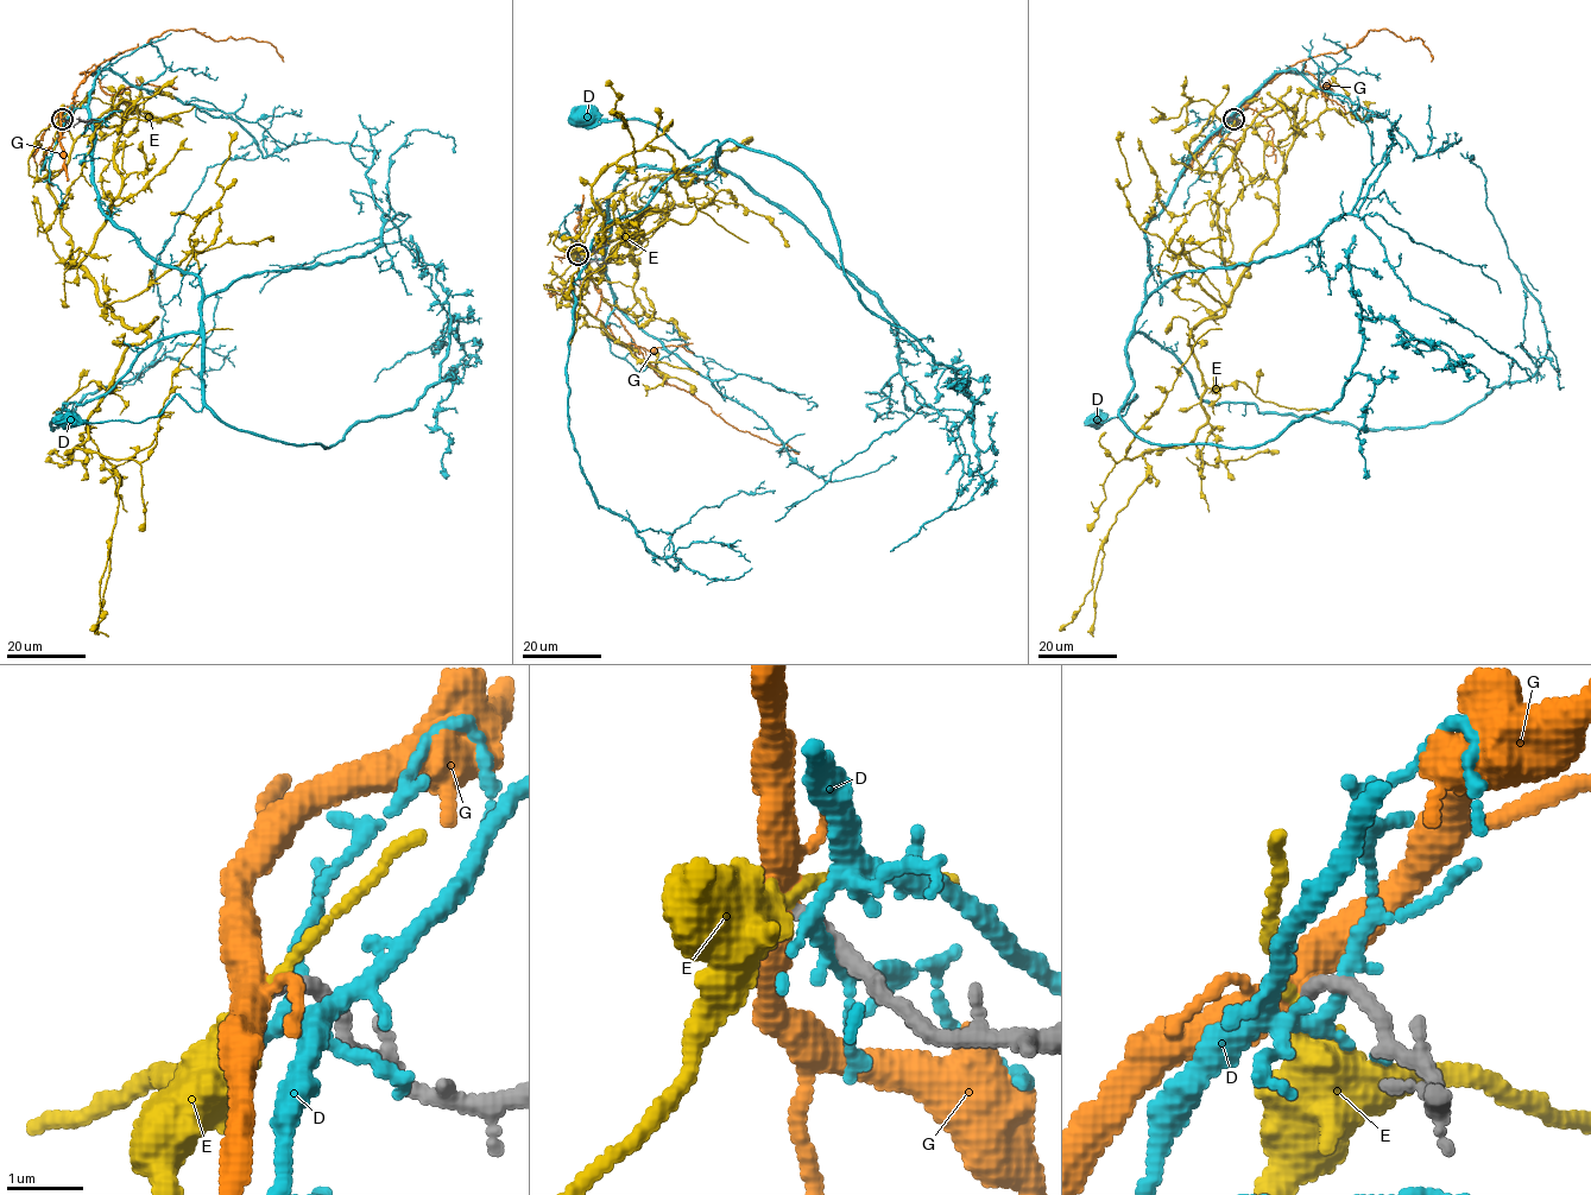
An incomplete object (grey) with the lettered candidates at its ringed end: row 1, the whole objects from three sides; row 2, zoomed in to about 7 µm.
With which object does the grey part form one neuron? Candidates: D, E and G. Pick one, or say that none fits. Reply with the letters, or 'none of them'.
G

